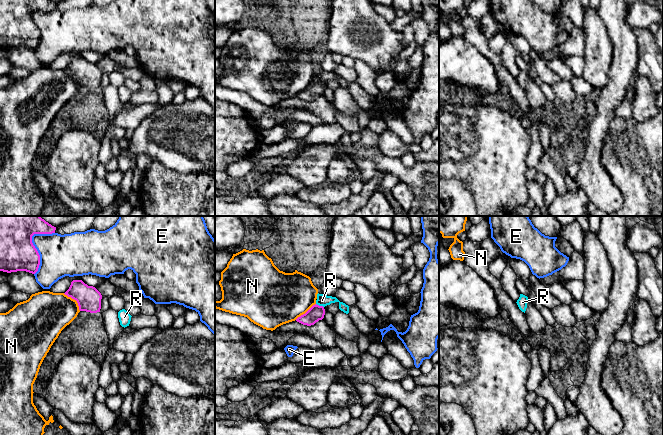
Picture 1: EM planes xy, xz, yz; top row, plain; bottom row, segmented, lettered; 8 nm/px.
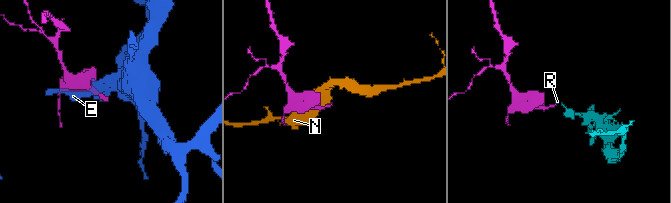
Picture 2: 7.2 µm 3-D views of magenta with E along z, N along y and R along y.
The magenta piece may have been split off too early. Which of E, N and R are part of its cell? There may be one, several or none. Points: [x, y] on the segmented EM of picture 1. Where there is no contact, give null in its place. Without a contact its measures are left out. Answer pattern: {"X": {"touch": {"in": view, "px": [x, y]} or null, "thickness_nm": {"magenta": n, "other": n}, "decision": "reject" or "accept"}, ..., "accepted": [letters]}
{"E": {"touch": {"in": "xy", "px": [32, 244]}, "thickness_nm": {"magenta": 320, "other": 340}, "decision": "reject"}, "N": {"touch": {"in": "xy", "px": [74, 299]}, "thickness_nm": {"magenta": 190, "other": 360}, "decision": "reject"}, "R": {"touch": {"in": "xz", "px": [320, 306]}, "thickness_nm": {"magenta": 120, "other": 100}, "decision": "reject"}, "accepted": []}

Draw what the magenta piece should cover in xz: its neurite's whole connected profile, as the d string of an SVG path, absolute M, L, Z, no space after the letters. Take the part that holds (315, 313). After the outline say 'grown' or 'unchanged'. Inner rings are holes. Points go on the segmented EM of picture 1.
M317 304L313 305L305 314L301 315L296 319L297 322L311 326L319 320L322 320L325 315L325 309L323 306Z; unchanged

